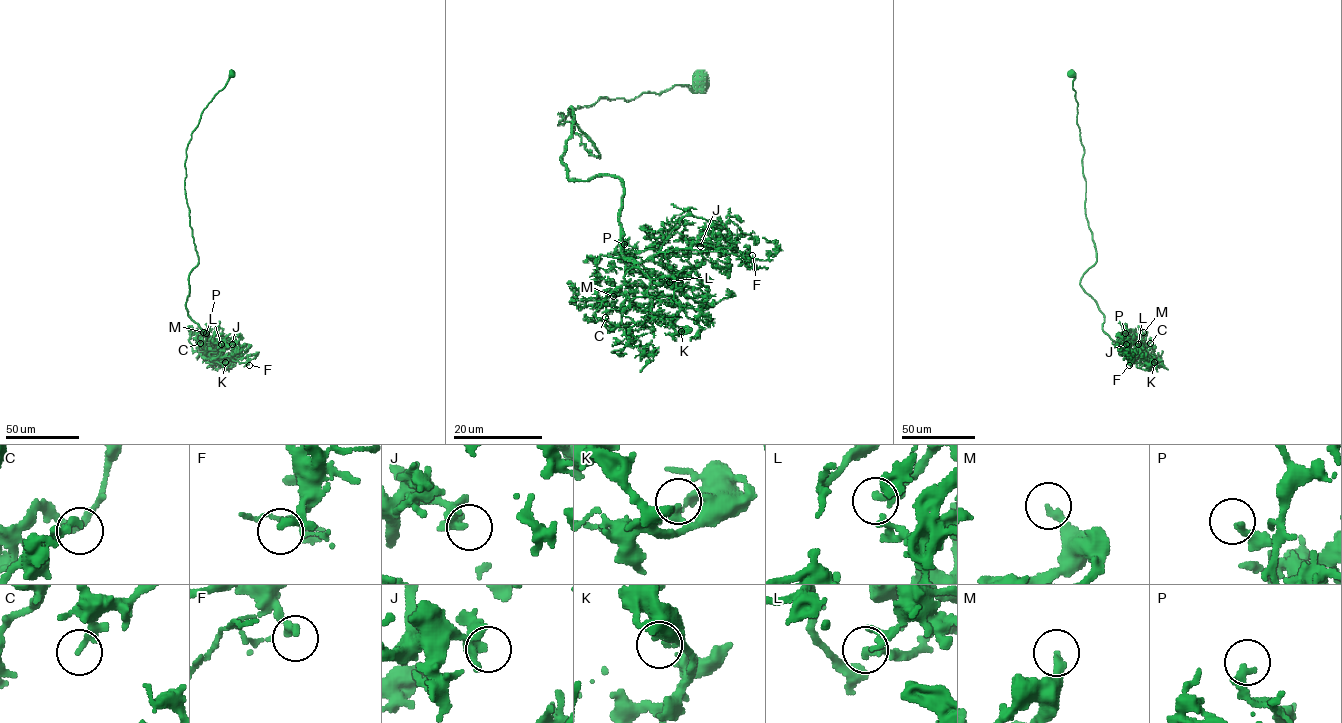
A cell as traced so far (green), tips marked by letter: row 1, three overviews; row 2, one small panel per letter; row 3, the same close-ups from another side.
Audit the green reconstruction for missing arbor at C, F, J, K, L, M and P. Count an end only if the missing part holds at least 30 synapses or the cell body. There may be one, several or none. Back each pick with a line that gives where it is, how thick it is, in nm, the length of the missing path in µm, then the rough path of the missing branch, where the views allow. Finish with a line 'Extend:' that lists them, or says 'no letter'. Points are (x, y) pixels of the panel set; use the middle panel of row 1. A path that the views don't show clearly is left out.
Extend: no letter

